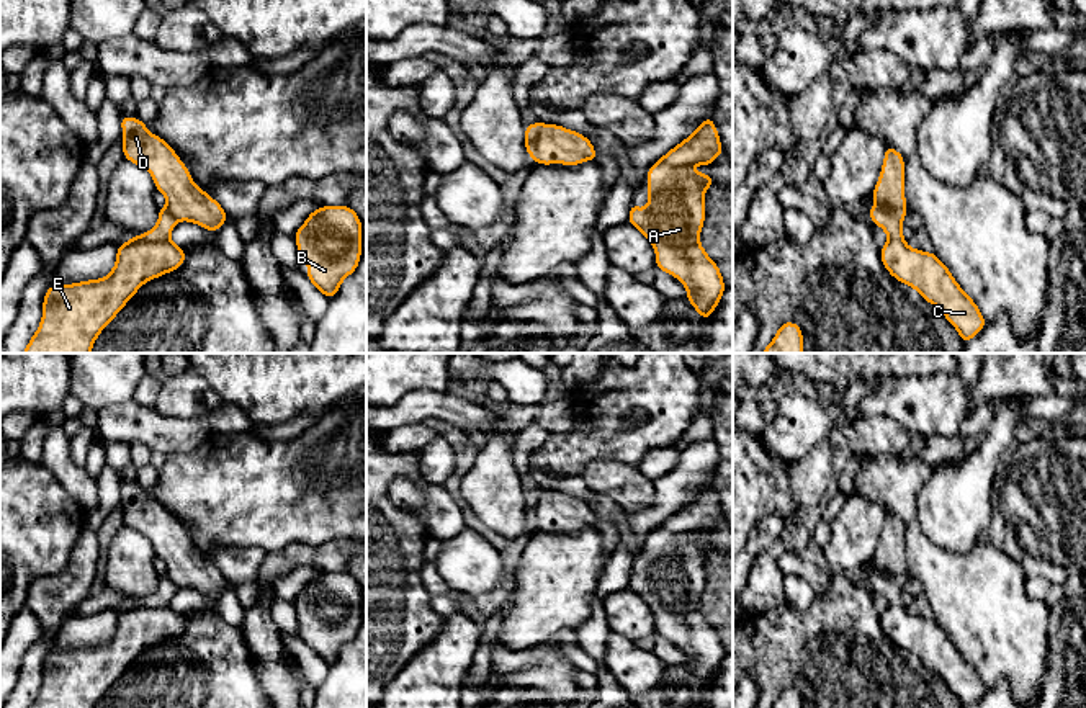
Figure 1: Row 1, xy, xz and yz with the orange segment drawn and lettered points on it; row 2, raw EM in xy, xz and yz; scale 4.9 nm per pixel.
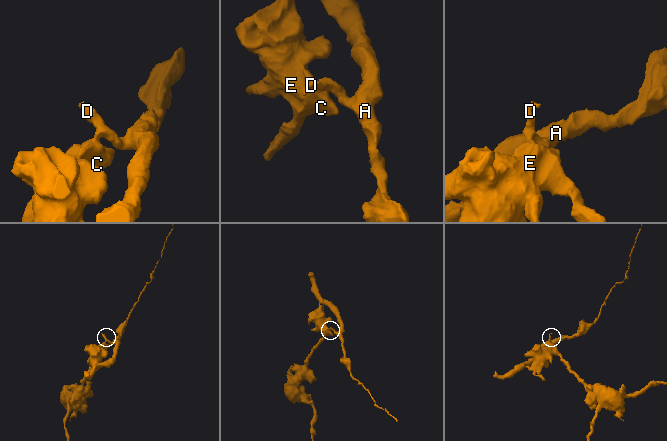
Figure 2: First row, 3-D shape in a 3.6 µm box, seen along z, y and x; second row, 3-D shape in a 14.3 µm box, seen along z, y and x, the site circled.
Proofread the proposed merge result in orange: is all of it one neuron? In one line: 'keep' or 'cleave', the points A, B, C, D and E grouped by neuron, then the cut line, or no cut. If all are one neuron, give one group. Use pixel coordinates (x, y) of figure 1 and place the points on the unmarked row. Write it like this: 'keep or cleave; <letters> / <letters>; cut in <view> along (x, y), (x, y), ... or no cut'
cleave; A B D / C E; cut in xz along (542, 489), (537, 499), (537, 515), (532, 524)

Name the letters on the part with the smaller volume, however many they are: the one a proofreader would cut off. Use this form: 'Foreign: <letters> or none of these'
Foreign: A, B, D

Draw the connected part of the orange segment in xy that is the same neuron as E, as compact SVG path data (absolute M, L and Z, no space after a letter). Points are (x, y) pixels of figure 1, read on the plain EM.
M160 574L154 595L118 612L114 634L105 644L49 652L39 695L29 708L95 708L146 648L178 636L185 630L185 615L170 607L175 590L175 582L167 574Z

